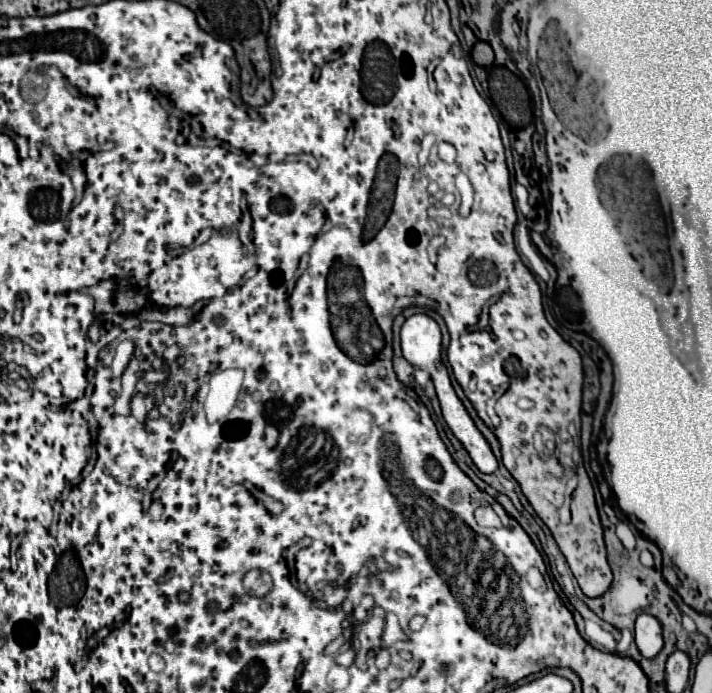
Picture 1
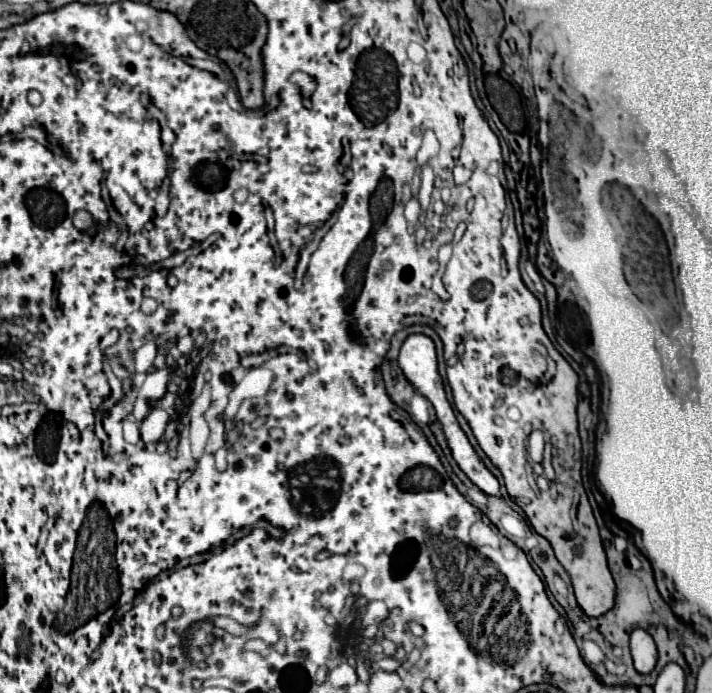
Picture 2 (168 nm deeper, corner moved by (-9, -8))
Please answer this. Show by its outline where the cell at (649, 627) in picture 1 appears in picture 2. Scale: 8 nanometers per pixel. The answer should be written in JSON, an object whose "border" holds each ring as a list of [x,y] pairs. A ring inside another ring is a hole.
{"border":[[[634,629],[630,635],[630,655],[634,661],[634,669],[638,673],[650,673],[656,665],[658,651],[654,639],[644,629]]]}

